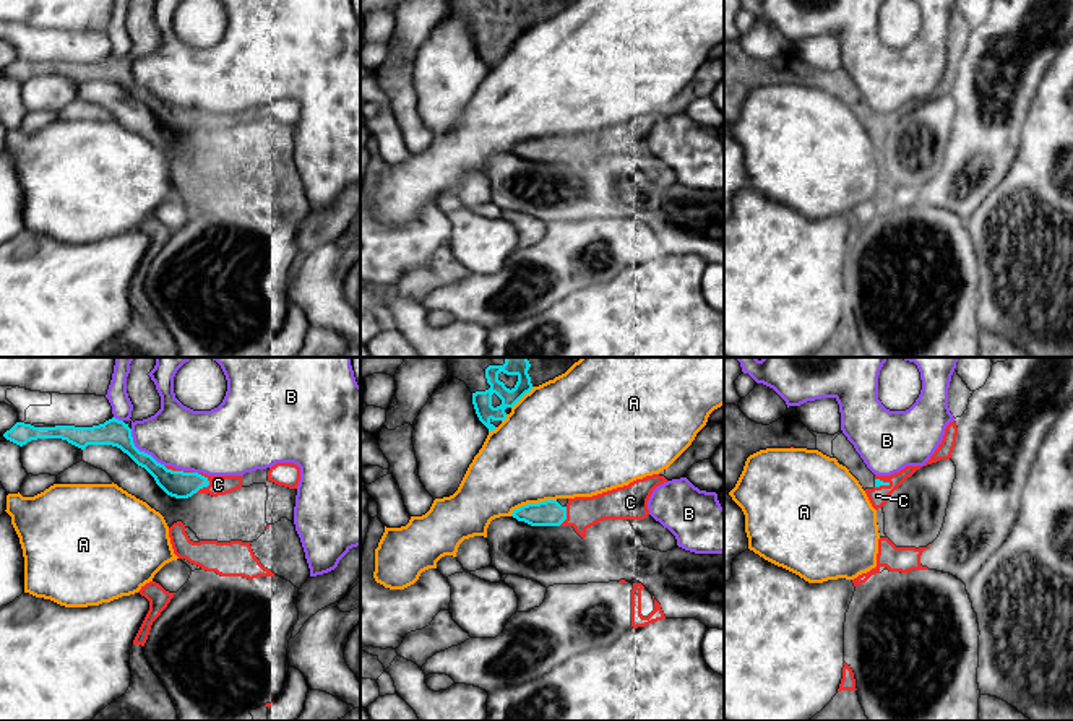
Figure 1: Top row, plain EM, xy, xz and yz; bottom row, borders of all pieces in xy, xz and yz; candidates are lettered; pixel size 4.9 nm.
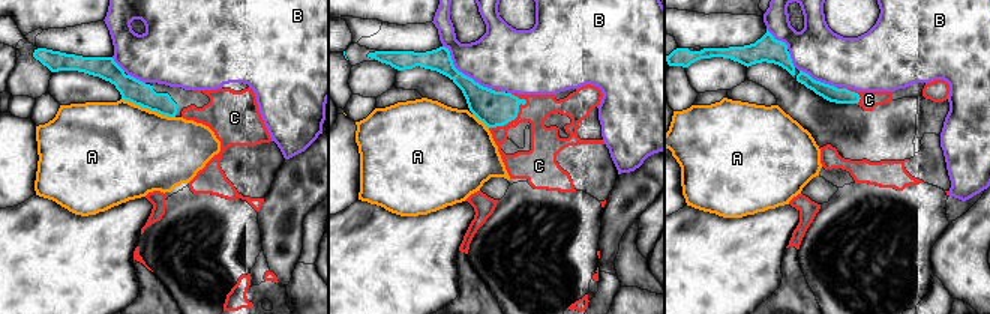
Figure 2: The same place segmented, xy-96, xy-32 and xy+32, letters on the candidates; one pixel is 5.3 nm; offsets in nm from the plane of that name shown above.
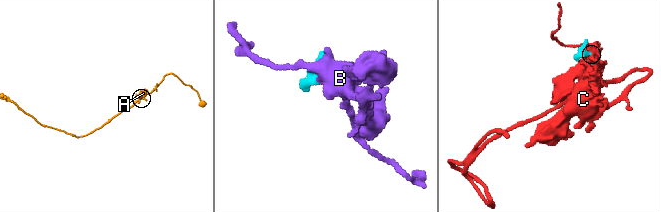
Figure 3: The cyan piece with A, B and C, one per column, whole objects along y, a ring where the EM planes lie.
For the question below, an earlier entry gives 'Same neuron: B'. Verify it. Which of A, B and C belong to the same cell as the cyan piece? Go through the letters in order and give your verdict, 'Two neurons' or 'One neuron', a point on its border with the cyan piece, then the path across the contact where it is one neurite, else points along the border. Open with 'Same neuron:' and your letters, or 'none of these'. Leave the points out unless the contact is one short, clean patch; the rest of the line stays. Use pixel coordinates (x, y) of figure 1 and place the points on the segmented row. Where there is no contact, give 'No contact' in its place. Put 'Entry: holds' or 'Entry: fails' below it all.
Same neuron: none of these
A: Two neurons. Touches cyan at xz (533, 504)
B: Two neurons. Touches cyan at xy (142, 452)
C: Two neurons. Touches cyan at xy (206, 486). Boundary: xy (200, 473), (208, 484), (195, 492)
Entry: fails

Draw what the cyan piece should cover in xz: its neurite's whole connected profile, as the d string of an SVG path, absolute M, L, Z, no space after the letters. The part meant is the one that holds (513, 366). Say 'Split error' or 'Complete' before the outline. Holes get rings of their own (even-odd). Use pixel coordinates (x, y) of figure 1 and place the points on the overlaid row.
Split error. M448 357L448 377L468 385L479 421L492 432L526 393L573 364L571 357Z

